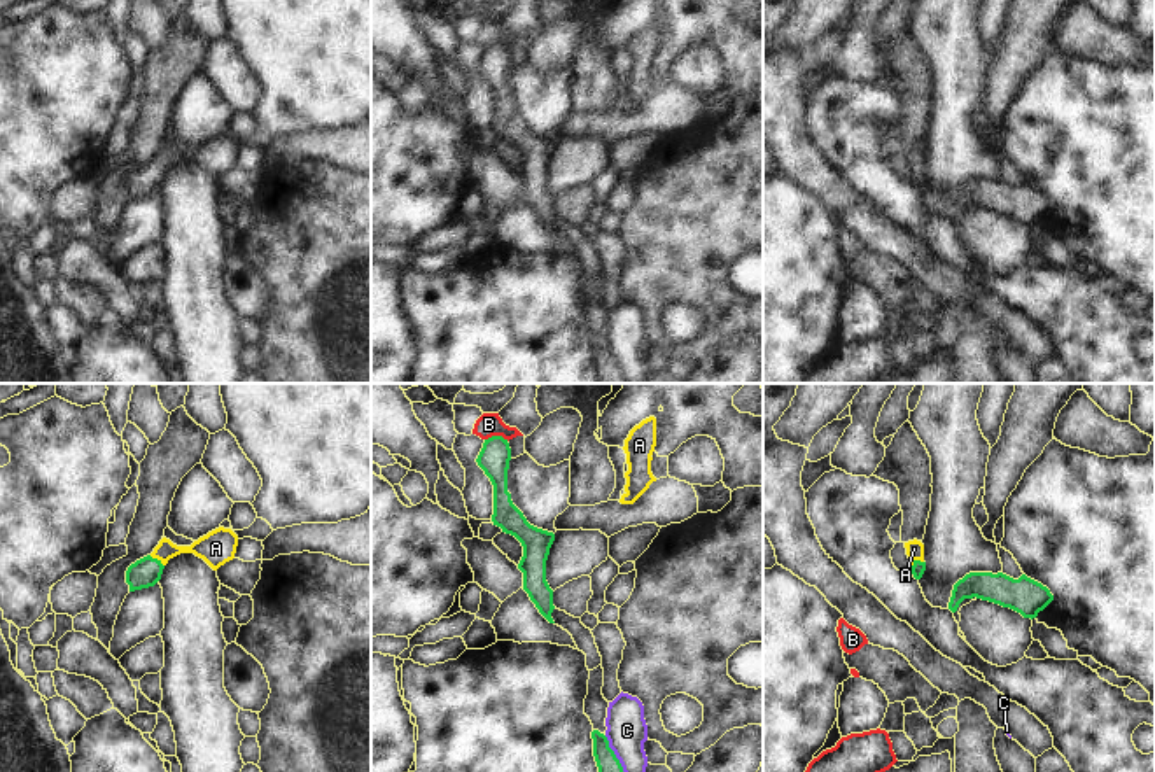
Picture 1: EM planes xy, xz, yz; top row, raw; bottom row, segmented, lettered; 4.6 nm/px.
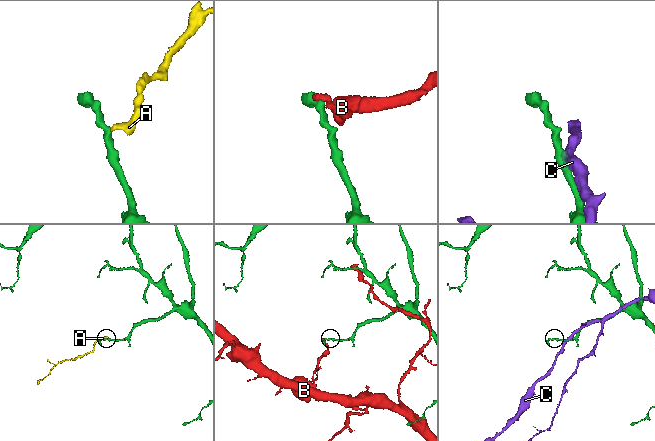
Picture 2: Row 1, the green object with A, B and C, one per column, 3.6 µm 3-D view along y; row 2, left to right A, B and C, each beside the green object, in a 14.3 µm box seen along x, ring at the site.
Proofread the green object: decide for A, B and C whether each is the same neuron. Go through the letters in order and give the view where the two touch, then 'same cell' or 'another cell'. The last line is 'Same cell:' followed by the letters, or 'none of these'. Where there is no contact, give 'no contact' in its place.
A: contact in yz; same cell
B: contact in xz; another cell
C: contact in xz; another cell
Same cell: A

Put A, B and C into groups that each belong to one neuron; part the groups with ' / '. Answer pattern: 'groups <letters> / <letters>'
groups A / B / C

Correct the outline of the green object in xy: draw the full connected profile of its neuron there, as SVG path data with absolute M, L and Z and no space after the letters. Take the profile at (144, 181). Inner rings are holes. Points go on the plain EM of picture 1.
M224 135L208 140L191 154L177 154L163 145L150 163L128 175L126 191L130 193L130 200L154 194L161 187L168 168L180 161L194 161L217 179L220 173L234 166L236 154L238 144Z

